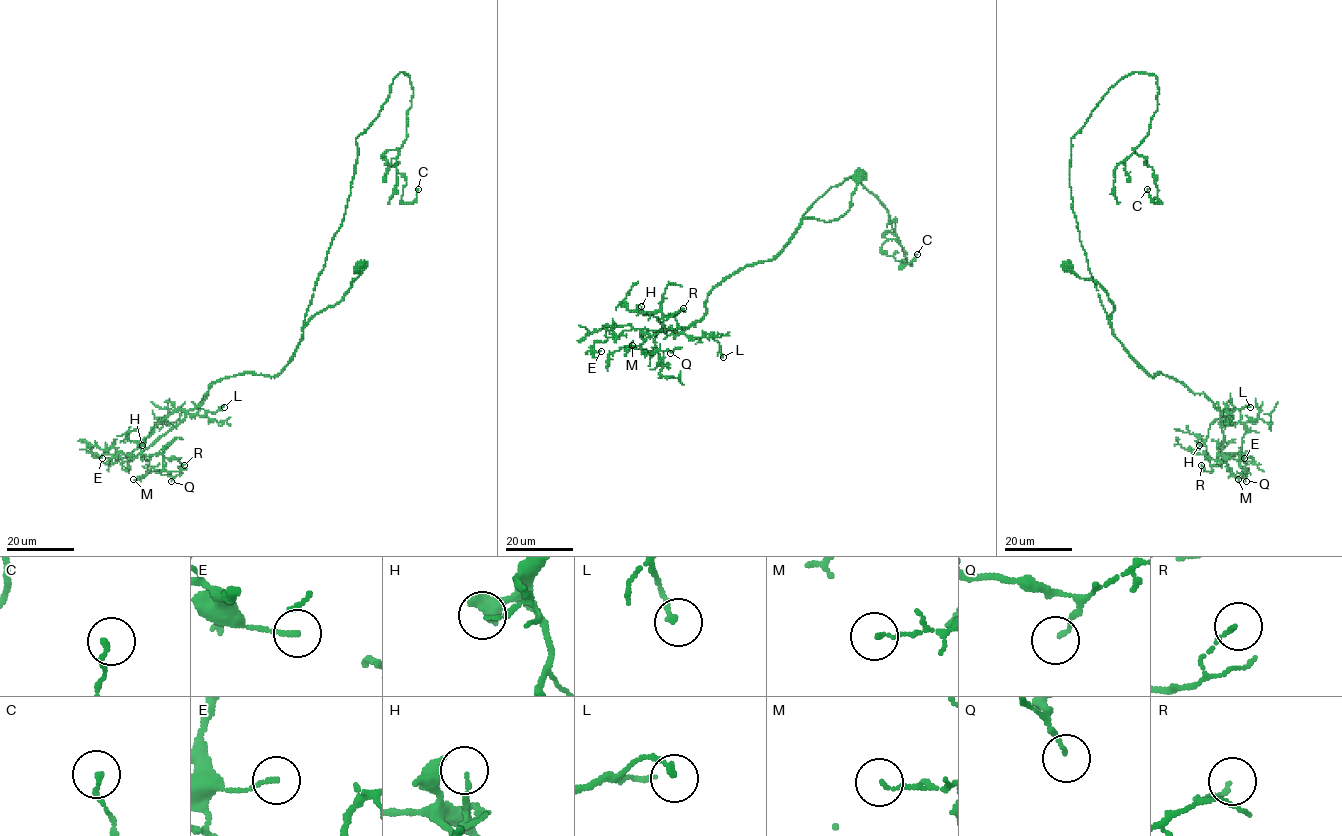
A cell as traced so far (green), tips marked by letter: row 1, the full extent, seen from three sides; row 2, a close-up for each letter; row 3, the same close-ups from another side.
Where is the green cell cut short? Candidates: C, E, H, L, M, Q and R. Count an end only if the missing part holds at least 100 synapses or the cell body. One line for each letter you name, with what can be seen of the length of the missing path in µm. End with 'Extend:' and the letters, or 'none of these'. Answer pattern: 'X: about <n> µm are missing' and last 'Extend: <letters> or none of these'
Extend: none of these

